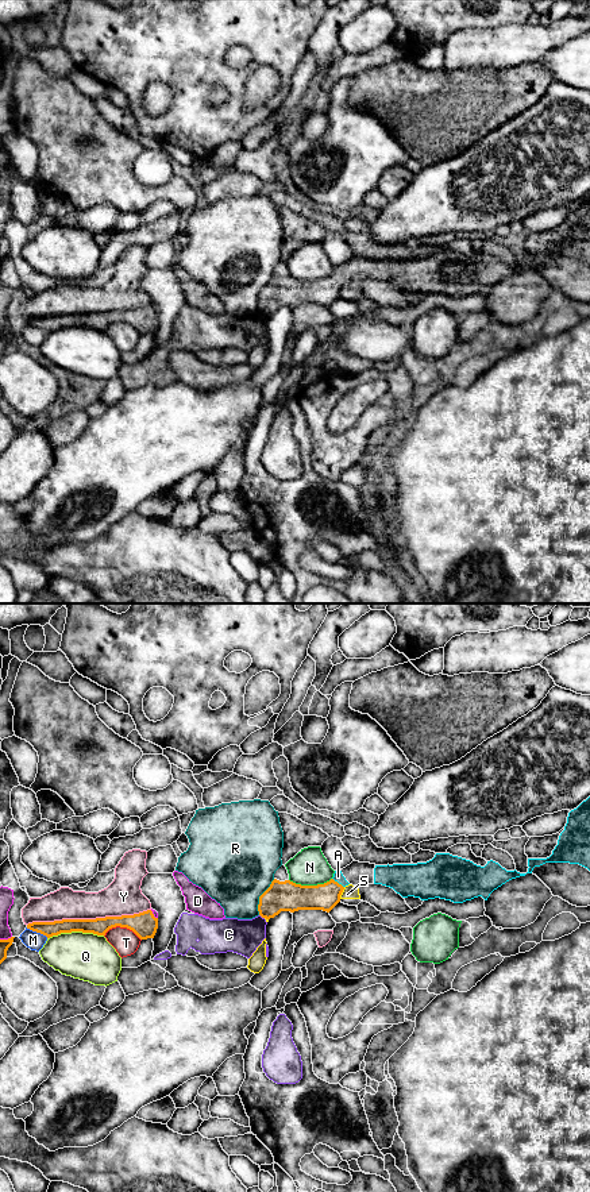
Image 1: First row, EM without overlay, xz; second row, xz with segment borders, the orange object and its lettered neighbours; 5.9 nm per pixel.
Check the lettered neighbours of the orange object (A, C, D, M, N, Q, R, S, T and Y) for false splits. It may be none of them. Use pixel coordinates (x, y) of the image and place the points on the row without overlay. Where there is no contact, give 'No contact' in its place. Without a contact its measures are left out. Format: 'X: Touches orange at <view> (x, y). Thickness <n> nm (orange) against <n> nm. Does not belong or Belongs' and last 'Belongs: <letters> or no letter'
A: Touches orange at xz (336, 277). Thickness 160 nm (orange) against 60 nm. Belongs
C: Touches orange at xz (262, 312). Thickness 180 nm (orange) against 200 nm. Does not belong
D: Touches orange at xz (6, 335). Thickness 60 nm (orange) against 80 nm. Does not belong
M: Touches orange at xz (37, 327). Thickness 90 nm (orange) against 110 nm. Does not belong
N: Touches orange at xz (309, 281). Thickness 180 nm (orange) against 220 nm. Does not belong
Q: Touches orange at xz (74, 326). Thickness 100 nm (orange) against 280 nm. Does not belong
R: Touches orange at xz (259, 292). Thickness 180 nm (orange) against 480 nm. Does not belong
S: Touches orange at xz (342, 286). Thickness 160 nm (orange) against 90 nm. Does not belong
T: Touches orange at xz (123, 321). Thickness 150 nm (orange) against 150 nm. Does not belong
Y: Touches orange at xz (88, 315). Thickness 100 nm (orange) against 220 nm. Does not belong
Belongs: A

